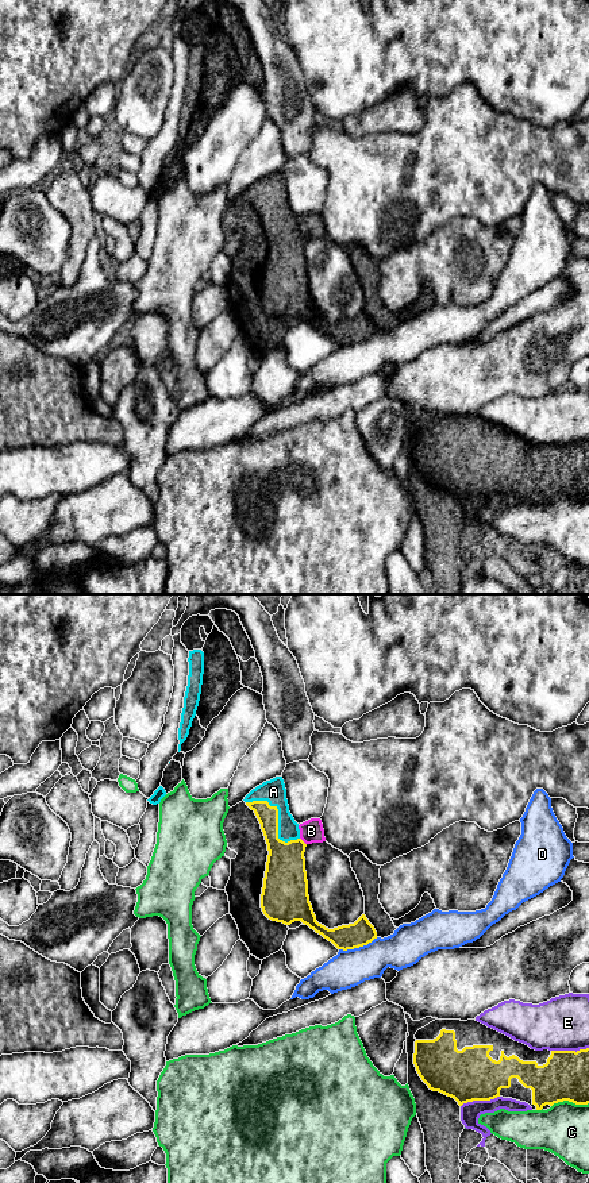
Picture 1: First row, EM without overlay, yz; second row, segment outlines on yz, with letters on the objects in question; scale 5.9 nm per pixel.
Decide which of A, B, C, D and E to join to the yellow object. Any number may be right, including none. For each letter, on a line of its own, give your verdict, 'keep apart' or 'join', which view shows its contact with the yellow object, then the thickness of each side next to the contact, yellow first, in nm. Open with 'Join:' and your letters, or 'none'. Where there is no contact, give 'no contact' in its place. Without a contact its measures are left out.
Join: A
A: join | yz | 200/140 nm
B: keep apart | yz | 260/140 nm
C: keep apart | yz | 280/300 nm
D: keep apart | yz | 150/220 nm
E: keep apart | yz | 320/120 nm

